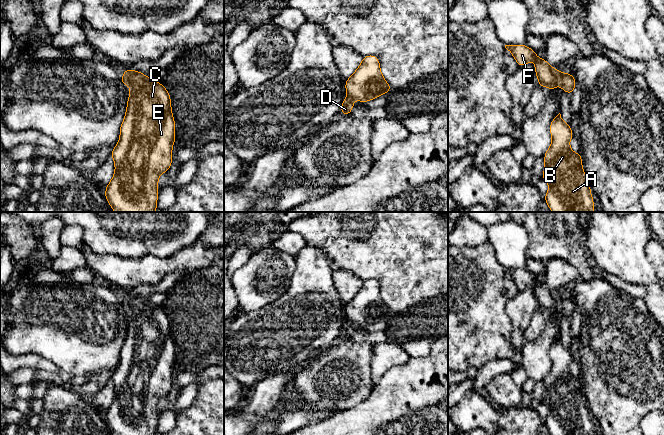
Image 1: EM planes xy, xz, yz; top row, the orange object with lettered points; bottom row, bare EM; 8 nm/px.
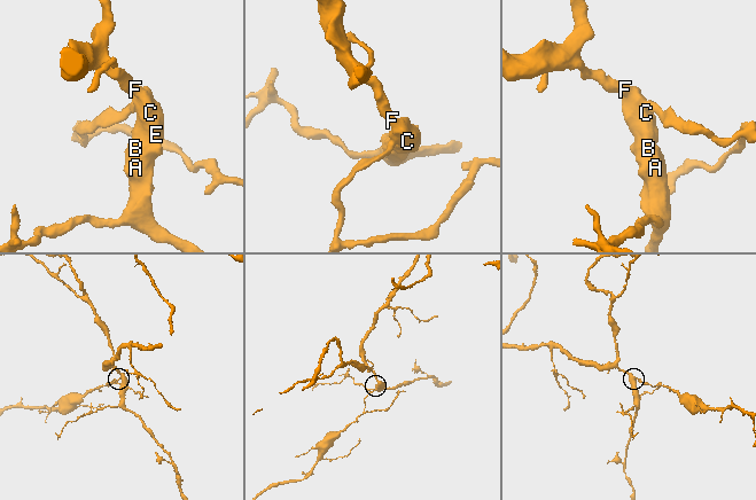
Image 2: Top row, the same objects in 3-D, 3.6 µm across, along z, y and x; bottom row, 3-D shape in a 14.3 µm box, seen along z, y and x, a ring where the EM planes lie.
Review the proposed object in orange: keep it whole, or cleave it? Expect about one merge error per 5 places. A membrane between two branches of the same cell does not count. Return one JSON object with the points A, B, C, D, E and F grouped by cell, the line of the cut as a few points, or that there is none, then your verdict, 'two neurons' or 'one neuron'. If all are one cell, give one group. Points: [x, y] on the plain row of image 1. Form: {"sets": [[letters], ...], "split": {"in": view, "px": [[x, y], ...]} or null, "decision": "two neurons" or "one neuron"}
{"sets": [["A", "B", "C", "E", "F"], ["D"]], "split": {"in": "yz", "px": [[559, 296], [557, 306]]}, "decision": "two neurons"}

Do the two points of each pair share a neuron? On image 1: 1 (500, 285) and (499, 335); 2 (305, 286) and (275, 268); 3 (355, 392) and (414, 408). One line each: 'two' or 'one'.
1: one
2: two
3: two

